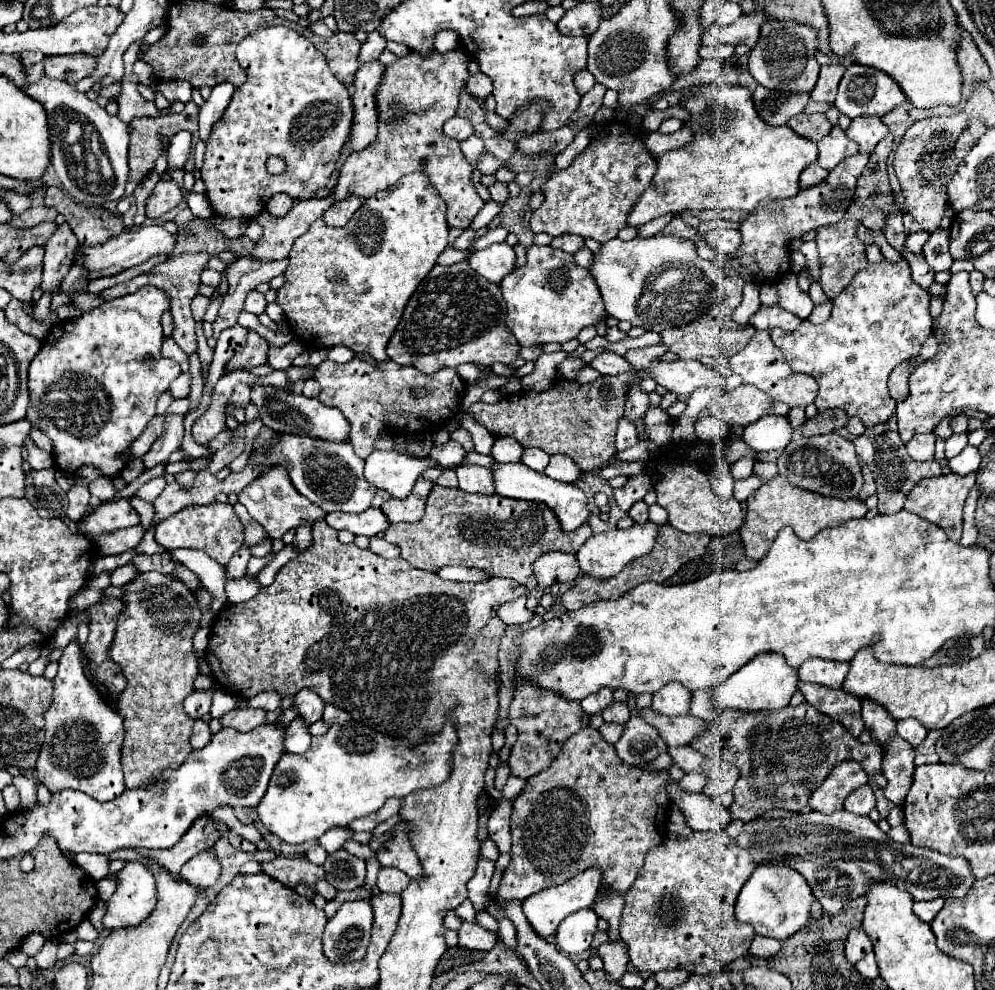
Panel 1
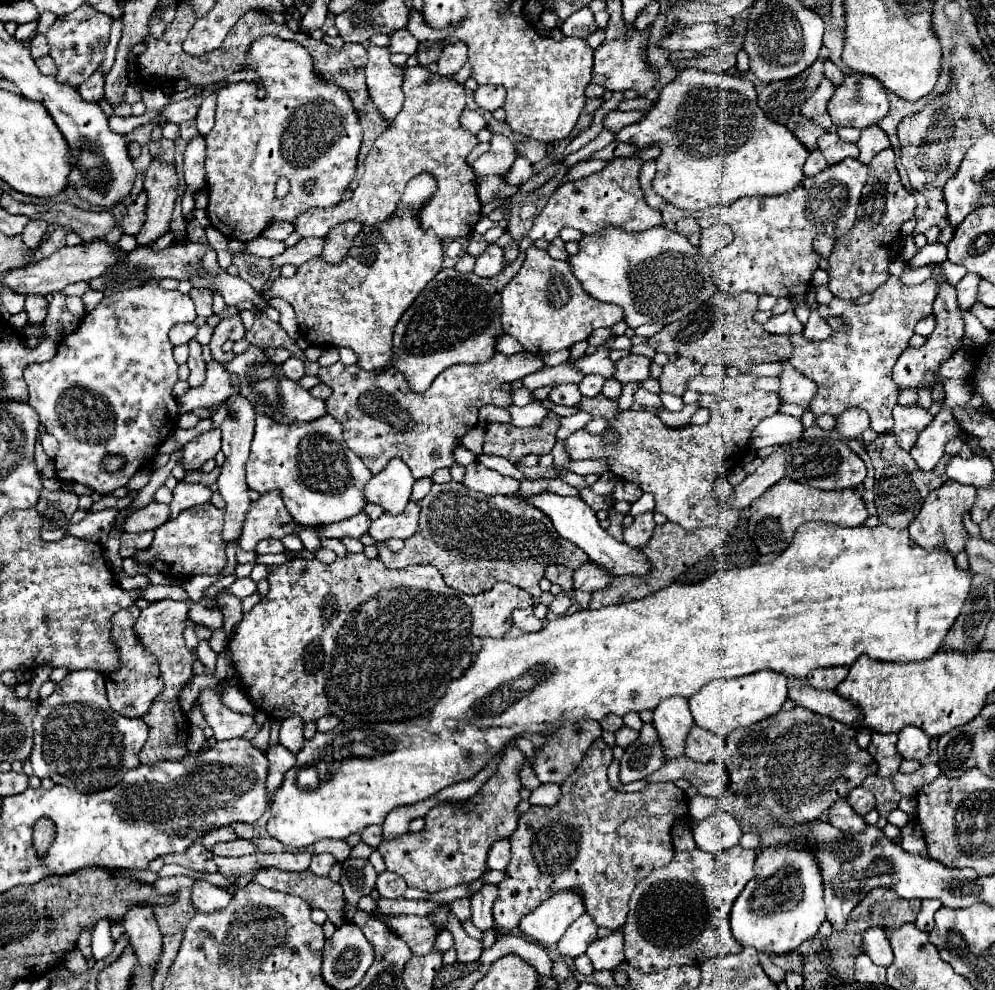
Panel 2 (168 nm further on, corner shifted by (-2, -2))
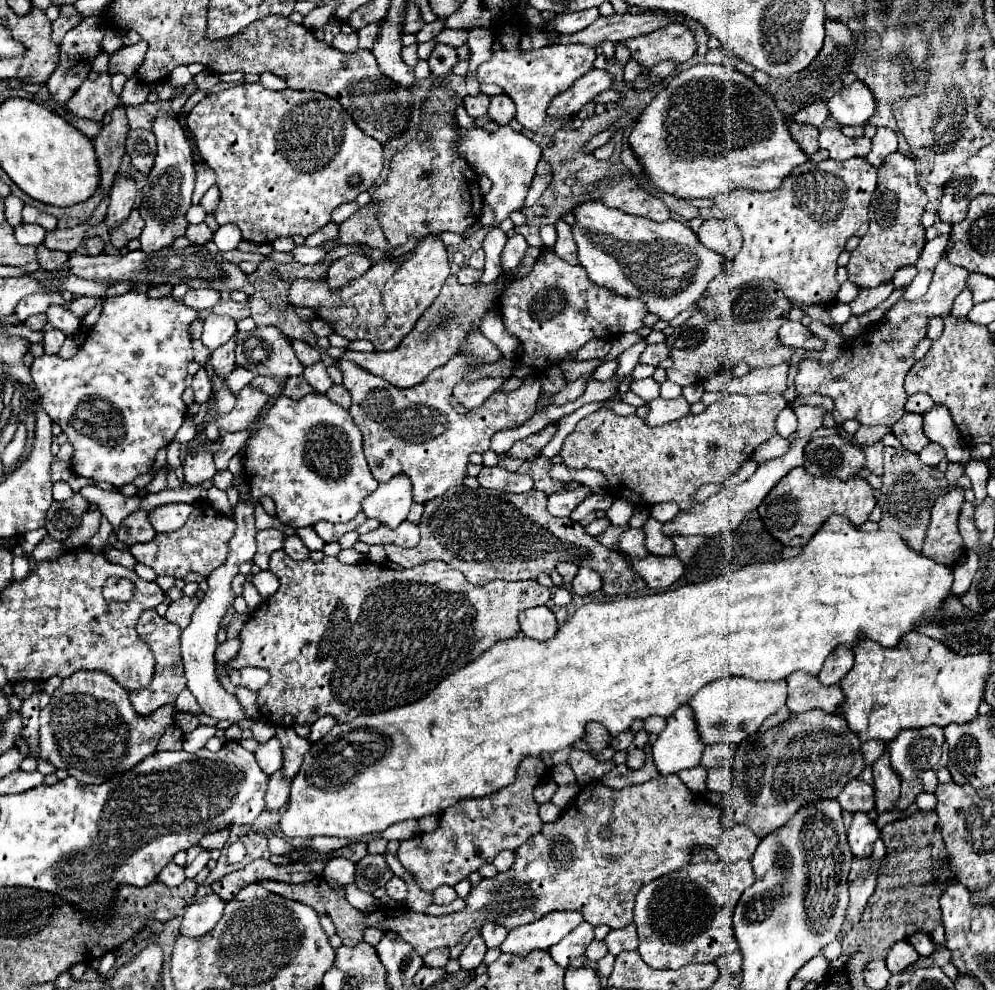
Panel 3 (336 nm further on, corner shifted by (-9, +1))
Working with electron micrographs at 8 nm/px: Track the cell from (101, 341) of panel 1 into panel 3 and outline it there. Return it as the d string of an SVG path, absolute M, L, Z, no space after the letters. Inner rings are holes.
M127 292L123 296L111 296L103 302L103 312L99 316L99 320L95 322L95 326L91 328L91 334L87 334L85 342L79 346L77 354L69 360L63 358L51 358L49 354L43 354L39 358L35 358L33 366L31 366L31 376L35 382L35 388L41 396L41 408L51 416L53 422L57 422L63 432L69 438L69 444L73 446L73 460L71 460L71 470L75 474L81 474L85 478L95 478L97 482L109 482L113 488L121 488L129 482L133 482L133 478L137 478L139 474L145 474L151 470L153 462L155 462L155 454L159 448L167 446L177 430L181 428L185 416L187 416L187 404L183 402L181 394L185 390L185 378L187 378L187 364L193 360L193 350L189 344L189 336L187 336L187 326L199 316L199 310L183 304L183 300L173 298L173 296L163 296L163 298L149 298L147 294L139 294L139 292Z

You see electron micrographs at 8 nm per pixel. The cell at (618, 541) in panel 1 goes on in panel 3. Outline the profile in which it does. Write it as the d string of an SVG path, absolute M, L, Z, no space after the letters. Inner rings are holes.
M579 568L579 572L577 572L575 580L571 582L571 586L573 586L571 592L579 594L579 596L587 596L587 594L601 588L601 576L591 568Z

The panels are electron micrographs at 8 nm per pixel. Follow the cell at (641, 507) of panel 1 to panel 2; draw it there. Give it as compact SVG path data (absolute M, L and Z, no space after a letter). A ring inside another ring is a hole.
M642 513L634 517L634 523L624 529L624 543L632 547L646 547L648 539L652 537L656 523L652 519L652 513Z

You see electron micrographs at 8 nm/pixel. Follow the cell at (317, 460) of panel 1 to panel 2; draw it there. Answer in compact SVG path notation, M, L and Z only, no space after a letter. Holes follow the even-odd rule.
M258 413L254 441L246 461L246 481L260 495L276 489L294 523L316 527L358 515L366 505L362 489L370 477L372 473L364 467L362 459L348 449L342 437L342 425L332 415L308 423L284 425Z

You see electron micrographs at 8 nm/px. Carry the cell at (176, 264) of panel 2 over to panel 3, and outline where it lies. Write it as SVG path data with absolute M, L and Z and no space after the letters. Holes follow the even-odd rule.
M181 236L175 240L169 248L161 248L159 252L143 252L143 250L133 250L127 254L99 254L99 256L89 256L89 254L71 254L69 256L71 272L79 278L85 280L103 280L109 284L109 290L105 296L115 296L115 294L125 294L129 290L149 286L149 284L187 284L189 288L213 288L213 290L227 290L235 292L241 290L247 296L253 294L253 284L249 282L247 274L241 272L235 264L223 260L221 254L211 254L205 246L191 242L187 236Z

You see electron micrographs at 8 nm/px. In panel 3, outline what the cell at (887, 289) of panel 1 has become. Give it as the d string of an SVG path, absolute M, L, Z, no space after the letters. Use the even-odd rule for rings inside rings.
M941 258L933 272L927 294L913 302L899 300L897 304L893 304L881 322L877 322L861 340L855 340L863 342L861 346L845 346L841 356L829 364L817 360L801 360L799 372L795 376L797 394L829 396L835 402L833 420L837 424L853 418L861 424L883 424L891 428L905 412L907 392L903 390L903 378L907 370L915 364L913 348L927 334L927 320L933 314L951 312L955 296L967 286L967 276L969 272L965 268L959 268L947 262L947 258Z

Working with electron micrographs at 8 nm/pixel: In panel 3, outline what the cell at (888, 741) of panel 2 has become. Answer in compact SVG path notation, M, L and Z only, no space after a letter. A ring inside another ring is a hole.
M883 752L879 760L873 764L873 778L875 778L875 808L877 812L887 812L893 808L893 802L899 798L899 774L891 768L889 756Z

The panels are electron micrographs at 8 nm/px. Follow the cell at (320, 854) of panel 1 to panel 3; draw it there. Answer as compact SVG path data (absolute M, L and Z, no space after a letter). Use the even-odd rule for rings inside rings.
M331 858L323 868L323 878L333 888L341 888L353 882L353 874L355 874L355 864L347 858Z

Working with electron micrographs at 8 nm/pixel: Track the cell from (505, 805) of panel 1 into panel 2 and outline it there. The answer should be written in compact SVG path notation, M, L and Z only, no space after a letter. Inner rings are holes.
M506 839L494 843L488 853L488 869L504 871L508 867L508 861L510 861L510 843Z

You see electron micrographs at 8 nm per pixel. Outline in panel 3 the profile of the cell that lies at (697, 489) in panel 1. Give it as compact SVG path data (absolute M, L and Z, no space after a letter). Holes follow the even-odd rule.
M725 394L719 402L711 404L703 414L695 416L689 414L685 418L661 424L661 426L647 426L643 418L631 414L631 416L619 416L611 410L597 410L589 416L585 416L575 430L565 438L561 446L561 458L569 468L595 468L603 472L609 480L609 492L619 498L627 496L637 504L659 504L659 502L675 502L679 510L693 508L695 492L709 482L725 482L735 470L743 464L743 460L749 460L753 450L767 442L775 434L775 418L777 414L787 406L785 398L781 394Z

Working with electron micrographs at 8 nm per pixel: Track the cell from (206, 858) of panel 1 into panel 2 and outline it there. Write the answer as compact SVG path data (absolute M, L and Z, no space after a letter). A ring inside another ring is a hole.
M198 879L194 889L192 889L192 907L200 913L214 913L214 911L220 911L228 905L230 901L230 893L204 881L204 879Z

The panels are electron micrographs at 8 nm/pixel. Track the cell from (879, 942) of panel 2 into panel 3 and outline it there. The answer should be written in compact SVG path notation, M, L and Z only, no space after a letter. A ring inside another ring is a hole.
M899 940L889 948L885 964L891 974L897 974L897 972L905 970L909 964L913 964L917 958L919 958L917 950L907 940Z

